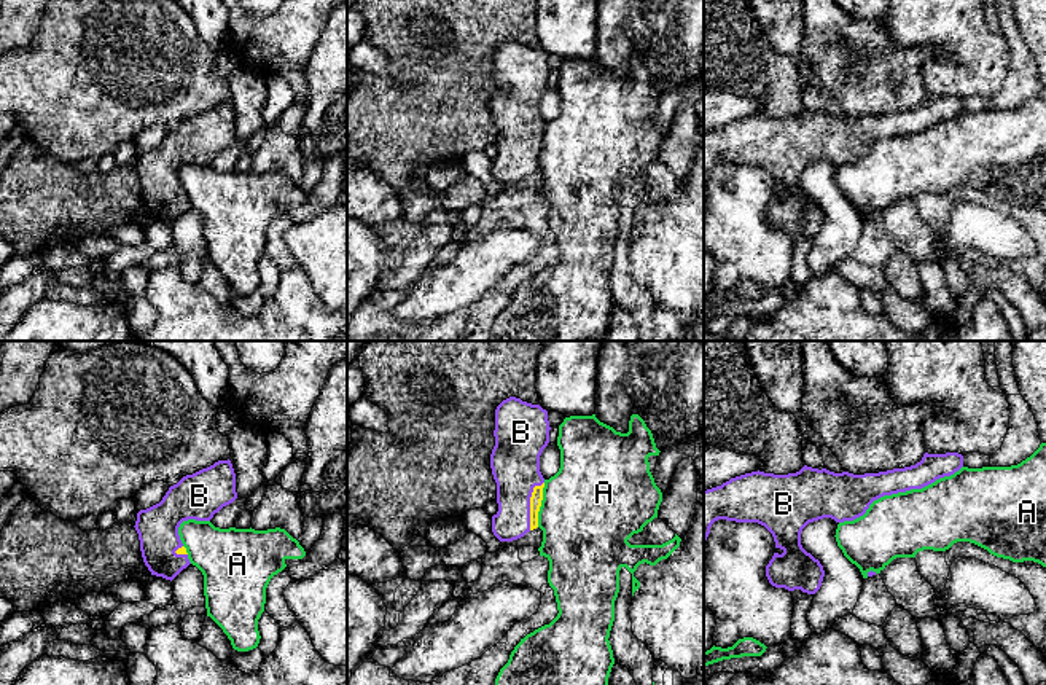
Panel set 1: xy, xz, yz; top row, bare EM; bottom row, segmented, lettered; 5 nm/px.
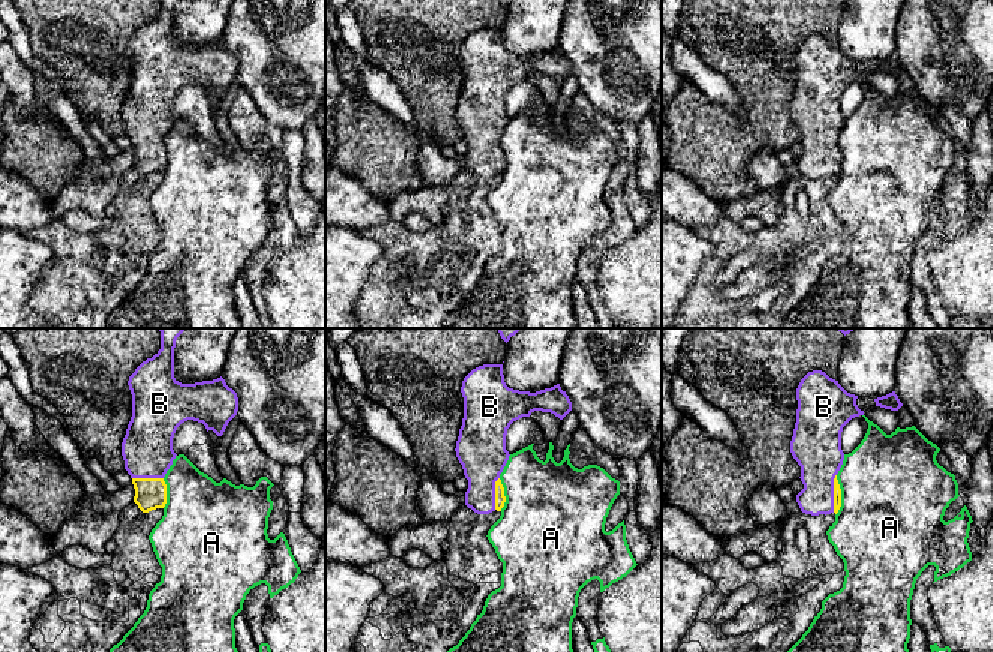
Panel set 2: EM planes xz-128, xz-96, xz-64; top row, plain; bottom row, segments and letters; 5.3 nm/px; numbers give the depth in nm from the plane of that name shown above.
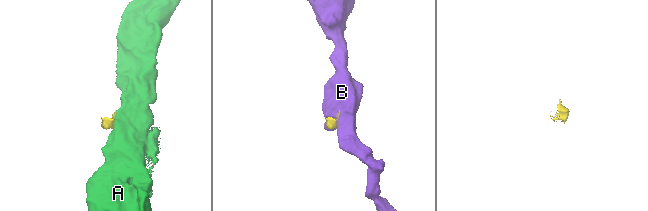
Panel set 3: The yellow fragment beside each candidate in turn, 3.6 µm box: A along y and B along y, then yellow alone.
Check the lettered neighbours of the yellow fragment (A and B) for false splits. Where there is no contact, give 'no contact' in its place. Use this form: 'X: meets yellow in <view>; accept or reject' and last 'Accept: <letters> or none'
A: meets yellow in xz; reject
B: meets yellow in xz; accept
Accept: B

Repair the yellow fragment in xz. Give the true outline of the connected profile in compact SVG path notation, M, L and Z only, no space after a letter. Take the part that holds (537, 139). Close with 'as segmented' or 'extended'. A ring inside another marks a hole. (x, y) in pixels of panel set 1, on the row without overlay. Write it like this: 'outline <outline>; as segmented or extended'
outline M509 40L495 53L490 112L498 155L492 159L492 175L500 185L517 183L538 170L544 131L540 99L549 73L548 54L540 48Z; extended

